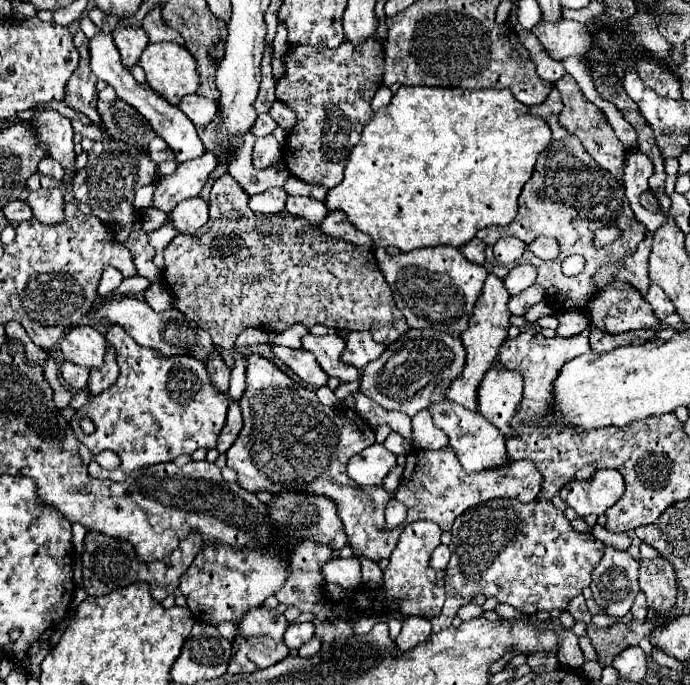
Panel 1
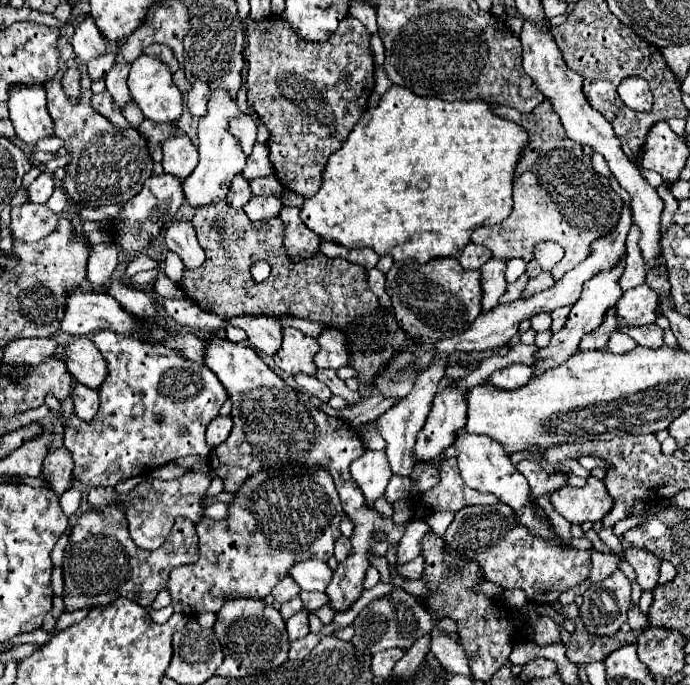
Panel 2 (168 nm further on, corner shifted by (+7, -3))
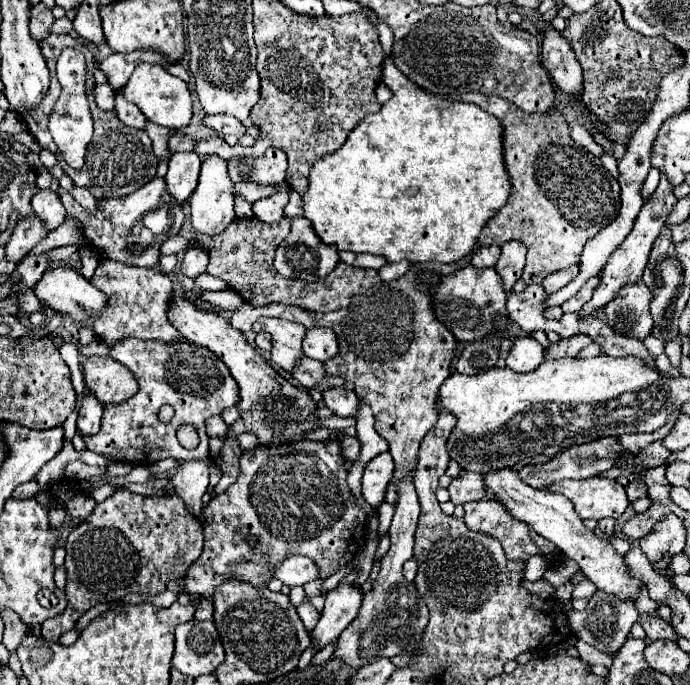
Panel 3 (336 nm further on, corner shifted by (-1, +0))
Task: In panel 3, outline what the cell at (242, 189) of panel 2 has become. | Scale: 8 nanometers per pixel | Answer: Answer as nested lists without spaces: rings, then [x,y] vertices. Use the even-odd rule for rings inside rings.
[[[236,196],[236,216],[238,218],[252,218],[252,204],[242,196]]]

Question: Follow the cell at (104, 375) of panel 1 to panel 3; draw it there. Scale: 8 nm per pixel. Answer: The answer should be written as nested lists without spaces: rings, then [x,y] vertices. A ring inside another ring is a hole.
[[[88,392],[80,402],[78,422],[76,422],[78,430],[82,434],[96,434],[100,430],[102,412],[104,412],[104,404],[100,404],[100,400],[96,400],[96,396],[92,392]]]

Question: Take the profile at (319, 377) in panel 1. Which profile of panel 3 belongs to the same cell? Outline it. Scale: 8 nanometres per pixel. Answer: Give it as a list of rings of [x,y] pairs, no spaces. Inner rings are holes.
[[[334,386],[334,388],[326,388],[322,390],[324,402],[330,410],[334,410],[336,416],[356,416],[356,408],[358,408],[358,396],[350,390],[346,390],[344,386]]]

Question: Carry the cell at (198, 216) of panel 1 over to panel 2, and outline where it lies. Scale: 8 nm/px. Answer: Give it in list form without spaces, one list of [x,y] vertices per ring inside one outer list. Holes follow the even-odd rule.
[[[174,221],[172,227],[168,227],[164,241],[168,249],[182,259],[186,269],[198,269],[206,259],[202,247],[196,241],[194,227],[188,221]]]

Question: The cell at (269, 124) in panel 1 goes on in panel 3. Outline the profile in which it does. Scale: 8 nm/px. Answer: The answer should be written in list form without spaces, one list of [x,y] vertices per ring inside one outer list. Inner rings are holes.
[[[218,114],[218,116],[206,116],[204,118],[204,124],[206,126],[210,126],[212,130],[216,130],[216,132],[220,132],[220,134],[234,134],[234,136],[244,136],[246,134],[246,126],[240,122],[240,120],[236,120],[236,118],[232,118],[232,116],[226,116],[226,114]]]

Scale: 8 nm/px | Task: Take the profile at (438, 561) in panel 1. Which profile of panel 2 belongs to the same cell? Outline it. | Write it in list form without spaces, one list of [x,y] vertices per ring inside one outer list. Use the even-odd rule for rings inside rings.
[[[416,557],[400,567],[396,567],[398,575],[404,577],[404,579],[420,579],[422,577],[422,571],[424,571],[424,559],[422,557]]]

